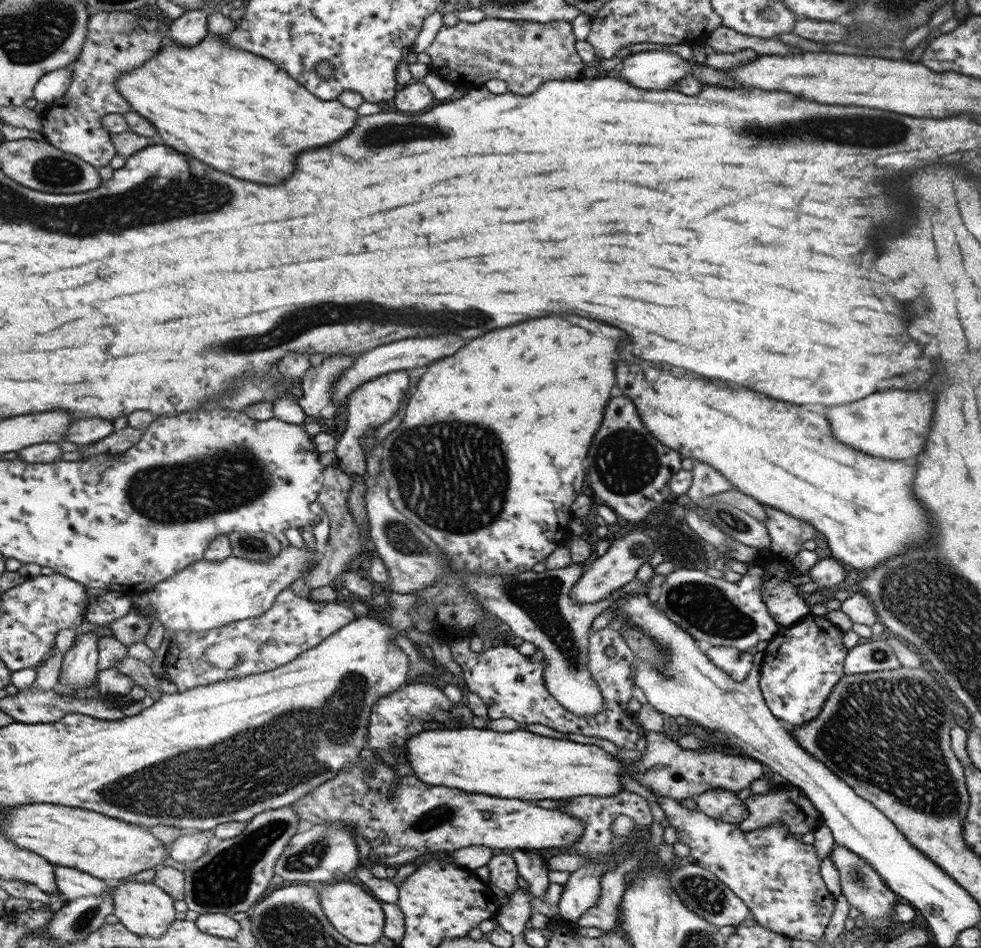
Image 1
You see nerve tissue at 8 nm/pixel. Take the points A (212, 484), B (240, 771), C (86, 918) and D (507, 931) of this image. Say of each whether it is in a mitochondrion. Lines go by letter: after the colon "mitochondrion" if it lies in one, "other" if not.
A: mitochondrion
B: mitochondrion
C: mitochondrion
D: other

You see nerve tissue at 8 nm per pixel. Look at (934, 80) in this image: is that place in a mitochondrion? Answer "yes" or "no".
no

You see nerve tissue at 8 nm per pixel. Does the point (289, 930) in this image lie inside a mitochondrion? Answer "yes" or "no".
yes

